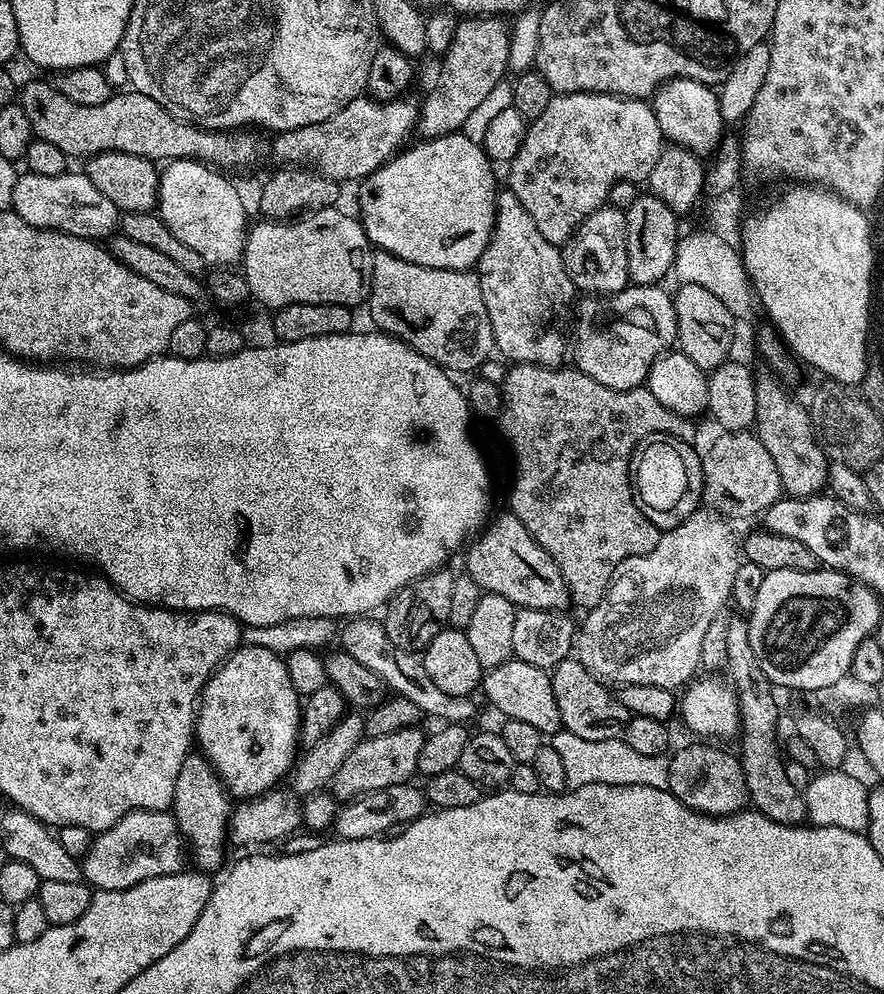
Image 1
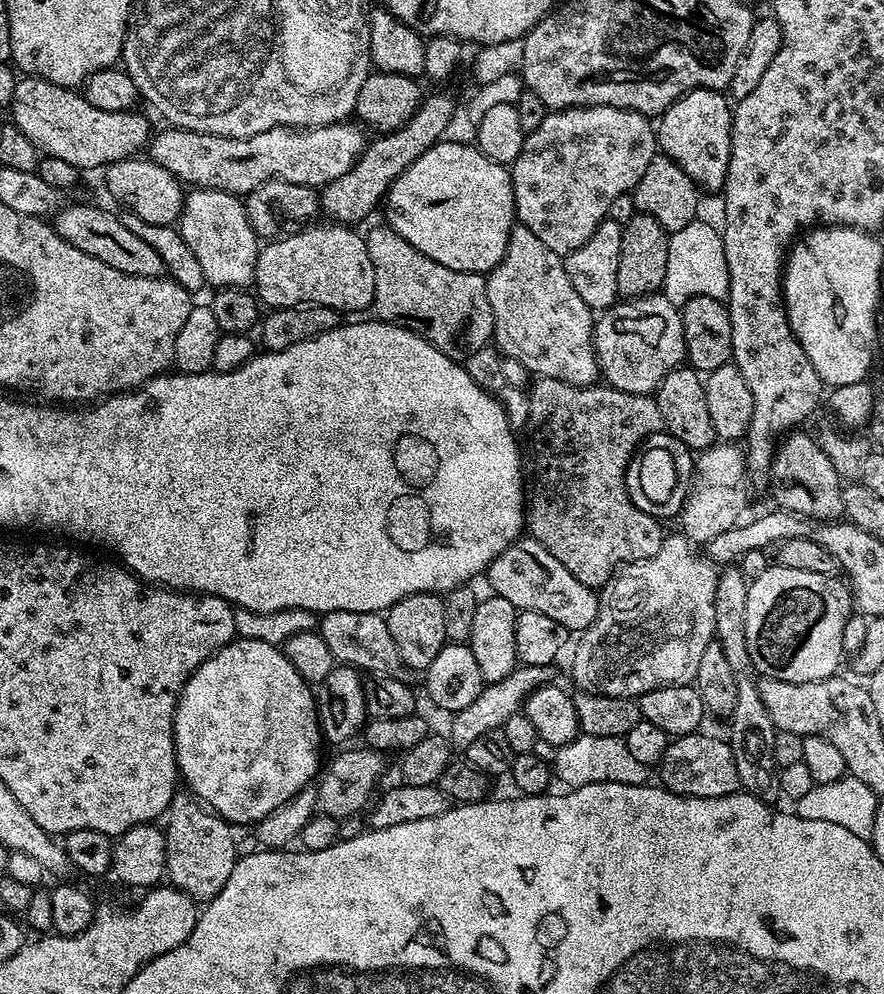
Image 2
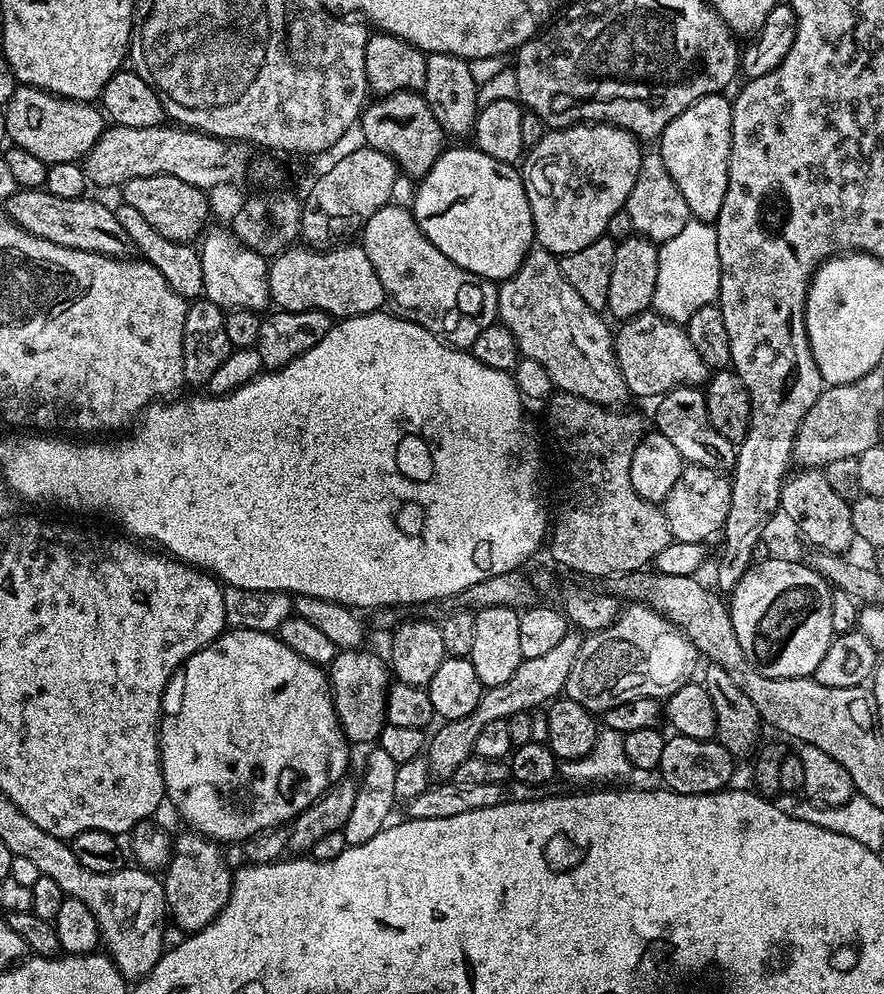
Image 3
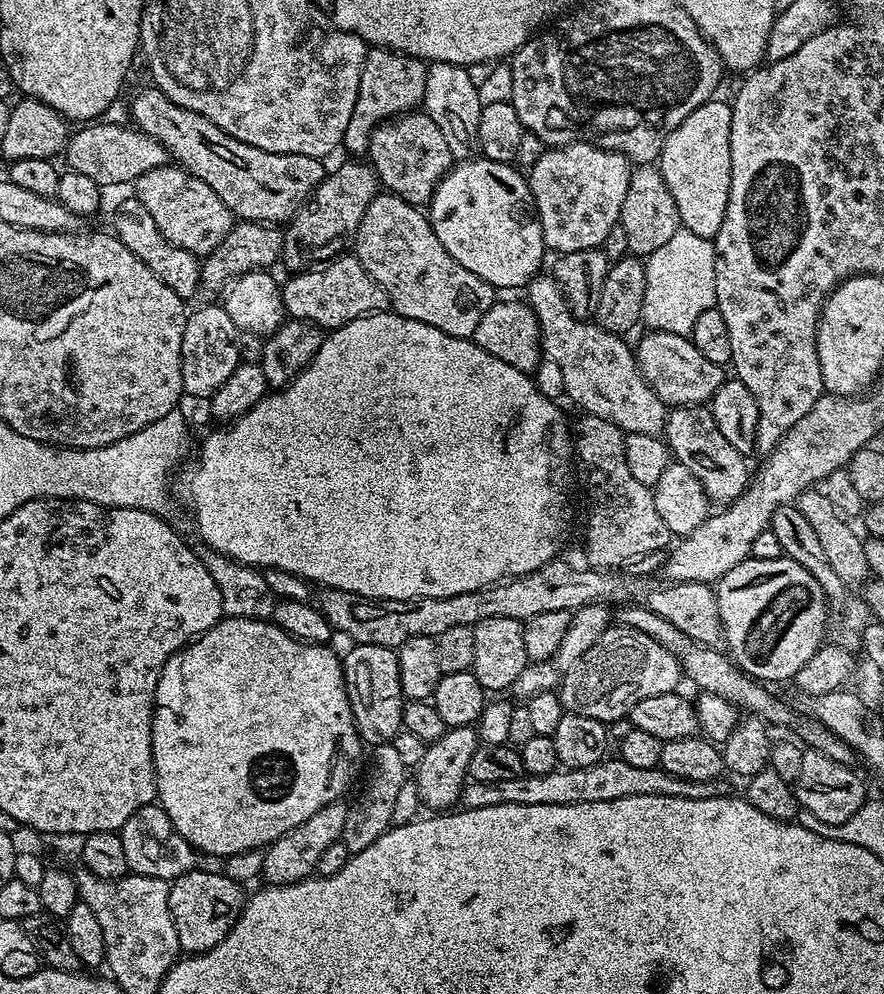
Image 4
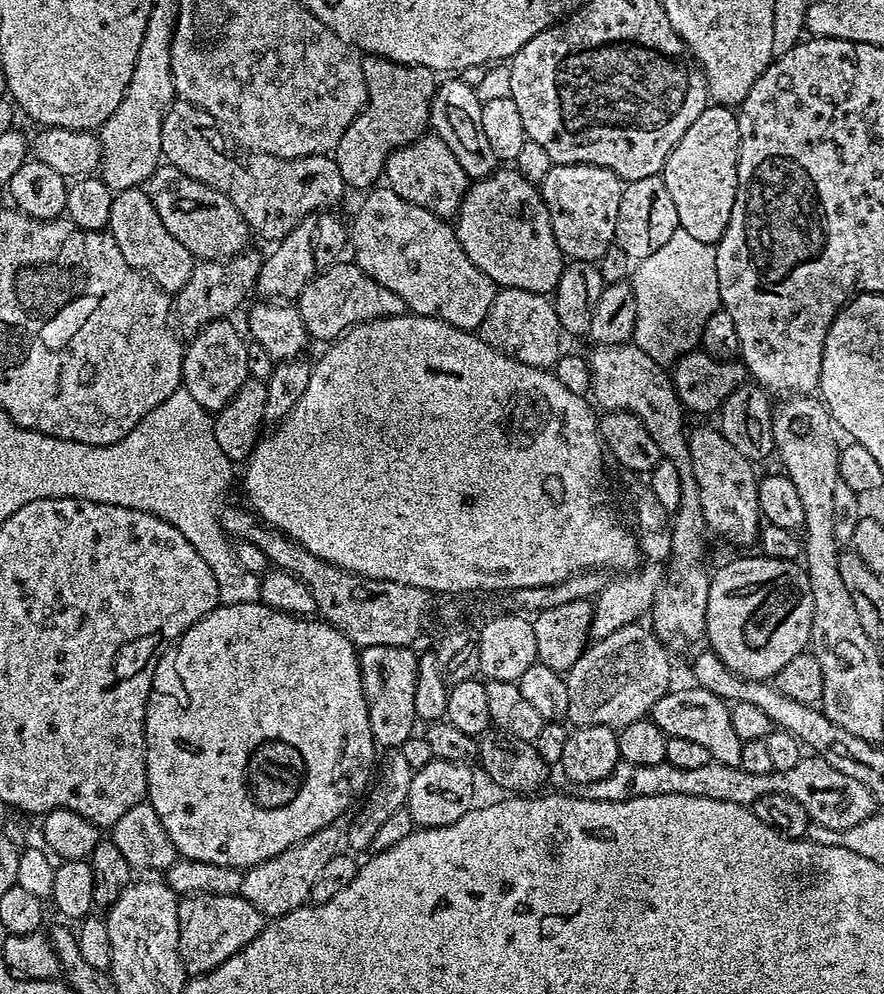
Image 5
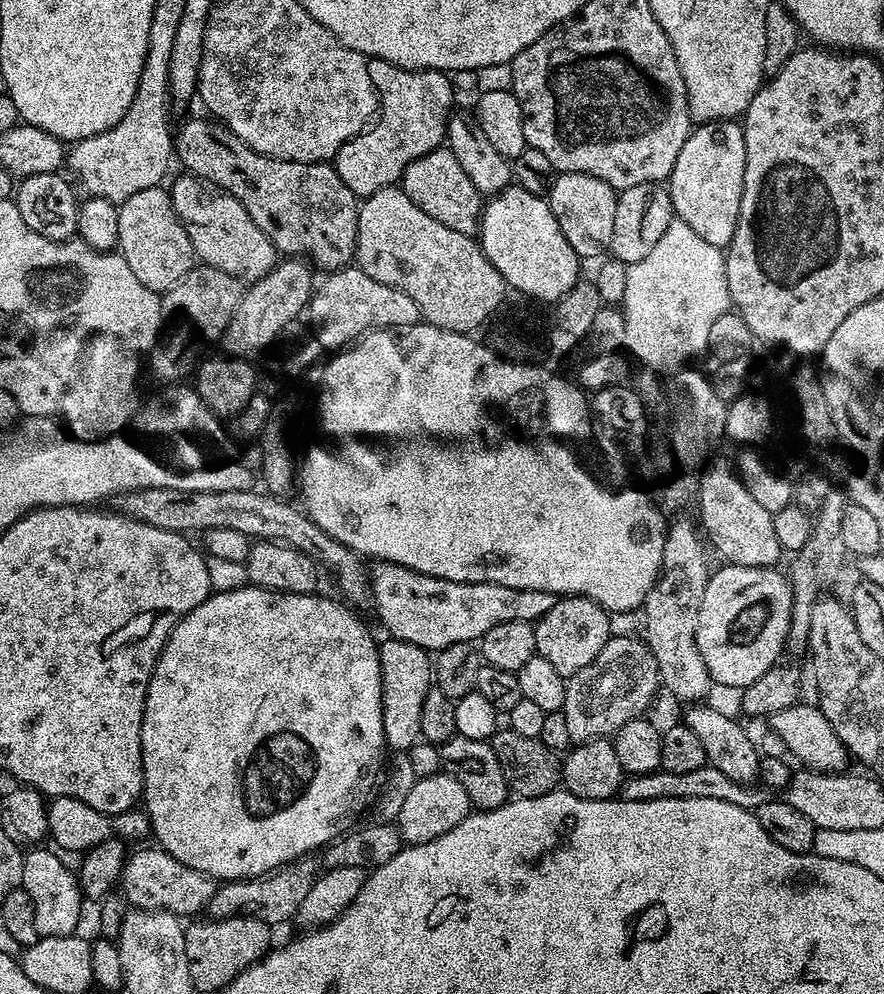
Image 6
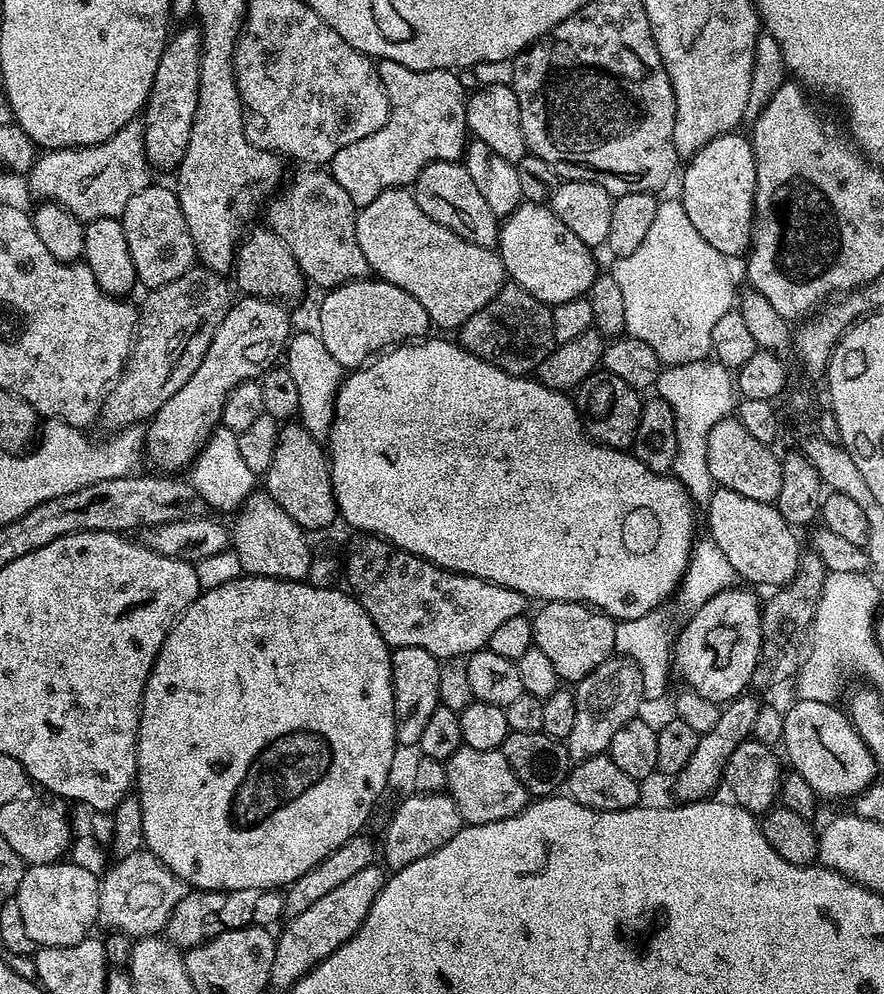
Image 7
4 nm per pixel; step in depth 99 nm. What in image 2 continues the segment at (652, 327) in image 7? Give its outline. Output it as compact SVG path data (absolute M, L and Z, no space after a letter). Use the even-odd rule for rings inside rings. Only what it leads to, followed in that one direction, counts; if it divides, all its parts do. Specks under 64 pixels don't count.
M692 220L690 226L682 226L682 230L671 233L668 238L666 278L662 295L677 306L682 306L690 298L699 296L723 301L728 298L730 274L726 266L724 238L717 225L715 228L712 224L703 224L702 220Z

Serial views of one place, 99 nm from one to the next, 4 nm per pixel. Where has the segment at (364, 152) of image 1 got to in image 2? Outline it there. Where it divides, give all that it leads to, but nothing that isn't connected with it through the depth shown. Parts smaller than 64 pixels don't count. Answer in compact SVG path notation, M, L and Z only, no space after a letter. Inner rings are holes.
M341 122L327 124L321 128L275 128L246 138L230 138L175 126L164 126L157 136L155 133L149 139L146 156L185 185L192 184L188 186L222 190L229 192L231 196L241 198L247 197L248 193L271 180L294 182L307 188L320 190L325 184L334 182L334 178L340 178L342 174L346 174L346 170L350 170L357 158L364 153L366 135L364 136L363 131L365 132L365 129L359 123Z

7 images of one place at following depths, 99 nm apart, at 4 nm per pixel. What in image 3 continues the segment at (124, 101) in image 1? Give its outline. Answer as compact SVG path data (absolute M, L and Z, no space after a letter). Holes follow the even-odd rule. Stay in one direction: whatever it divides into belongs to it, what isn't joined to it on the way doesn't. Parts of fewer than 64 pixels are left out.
M29 84L17 86L10 102L3 105L2 114L6 118L8 140L48 165L83 161L106 129L106 117L95 103L66 100Z

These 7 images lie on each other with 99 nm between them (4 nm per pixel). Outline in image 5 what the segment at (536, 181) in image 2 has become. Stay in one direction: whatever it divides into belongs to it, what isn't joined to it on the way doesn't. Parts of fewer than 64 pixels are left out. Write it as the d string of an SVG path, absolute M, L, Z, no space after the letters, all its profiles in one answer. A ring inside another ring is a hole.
M553 164L550 174L539 184L540 196L550 214L554 238L568 260L599 262L614 247L618 226L618 205L625 181L618 174L593 164Z

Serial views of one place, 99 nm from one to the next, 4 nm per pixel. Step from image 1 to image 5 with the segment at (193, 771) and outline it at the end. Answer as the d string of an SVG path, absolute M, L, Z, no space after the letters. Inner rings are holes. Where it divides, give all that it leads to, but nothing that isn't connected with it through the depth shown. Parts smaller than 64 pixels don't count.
M201 892L191 896L183 897L178 903L178 950L184 963L185 973L189 977L195 978L204 976L207 972L213 972L222 962L226 962L234 954L243 952L244 947L250 942L254 942L265 931L266 917L250 902L246 902L243 896L215 896Z

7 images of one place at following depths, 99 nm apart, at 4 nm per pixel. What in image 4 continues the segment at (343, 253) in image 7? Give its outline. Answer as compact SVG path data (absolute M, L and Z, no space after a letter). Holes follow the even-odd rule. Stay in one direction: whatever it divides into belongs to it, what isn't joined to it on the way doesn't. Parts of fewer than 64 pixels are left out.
M155 86L147 87L132 100L131 123L163 145L169 157L185 172L206 182L206 186L226 202L233 217L257 220L260 224L283 225L291 221L324 180L326 167L323 159L302 154L274 154L238 142L214 126L210 118L170 102Z

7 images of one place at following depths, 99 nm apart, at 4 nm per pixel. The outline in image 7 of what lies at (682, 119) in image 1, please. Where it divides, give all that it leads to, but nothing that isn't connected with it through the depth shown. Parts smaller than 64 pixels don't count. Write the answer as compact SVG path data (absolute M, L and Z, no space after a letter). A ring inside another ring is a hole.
M739 131L727 132L698 149L683 165L684 181L678 199L694 230L725 258L743 257L752 243L752 215L756 197L756 159L752 141Z

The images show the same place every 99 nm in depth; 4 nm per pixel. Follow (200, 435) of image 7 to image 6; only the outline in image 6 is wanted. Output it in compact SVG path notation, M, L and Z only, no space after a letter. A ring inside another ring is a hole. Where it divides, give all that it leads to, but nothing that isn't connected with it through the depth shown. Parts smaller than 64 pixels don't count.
M281 259L266 274L266 278L251 281L238 302L238 310L230 318L222 337L223 350L229 357L252 358L255 352L268 348L291 320L296 320L307 309L314 291L313 269L303 259Z

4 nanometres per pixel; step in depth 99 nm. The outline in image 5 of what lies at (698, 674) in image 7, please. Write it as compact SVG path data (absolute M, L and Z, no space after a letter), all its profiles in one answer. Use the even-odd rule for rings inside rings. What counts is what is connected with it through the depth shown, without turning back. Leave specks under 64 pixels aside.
M763 554L732 560L711 573L709 602L706 605L707 647L731 672L745 680L771 681L797 654L809 647L812 639L814 596L810 594L808 573L797 561L779 560Z

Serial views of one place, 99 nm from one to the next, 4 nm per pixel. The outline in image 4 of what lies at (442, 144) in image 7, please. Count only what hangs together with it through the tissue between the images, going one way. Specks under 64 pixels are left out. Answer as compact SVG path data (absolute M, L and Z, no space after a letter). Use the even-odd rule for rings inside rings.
M369 47L362 62L362 78L358 78L358 102L354 102L354 114L350 114L350 126L346 126L343 151L367 153L372 131L378 125L415 109L424 99L427 73L423 60L389 48Z

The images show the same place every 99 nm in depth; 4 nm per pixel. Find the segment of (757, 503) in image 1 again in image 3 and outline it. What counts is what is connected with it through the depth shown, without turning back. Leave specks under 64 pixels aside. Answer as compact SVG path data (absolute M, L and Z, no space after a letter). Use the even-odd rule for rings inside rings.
M685 463L678 482L674 482L674 490L662 501L664 517L672 531L672 539L678 542L698 542L704 544L712 535L719 533L726 522L726 514L730 514L731 479L725 473L706 470L706 466Z

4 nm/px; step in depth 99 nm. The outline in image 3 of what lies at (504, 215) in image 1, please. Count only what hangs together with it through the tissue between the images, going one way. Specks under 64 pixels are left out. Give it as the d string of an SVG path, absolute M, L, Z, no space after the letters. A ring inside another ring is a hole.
M539 246L533 247L516 273L499 285L496 310L499 323L512 332L519 355L534 358L534 362L546 366L546 374L550 374L553 385L559 391L586 398L587 401L604 407L620 406L626 398L629 399L628 387L616 361L614 332L611 327L608 329L609 321L601 313L586 306L586 302L582 302L574 286L566 282L560 269L560 261L552 253Z

